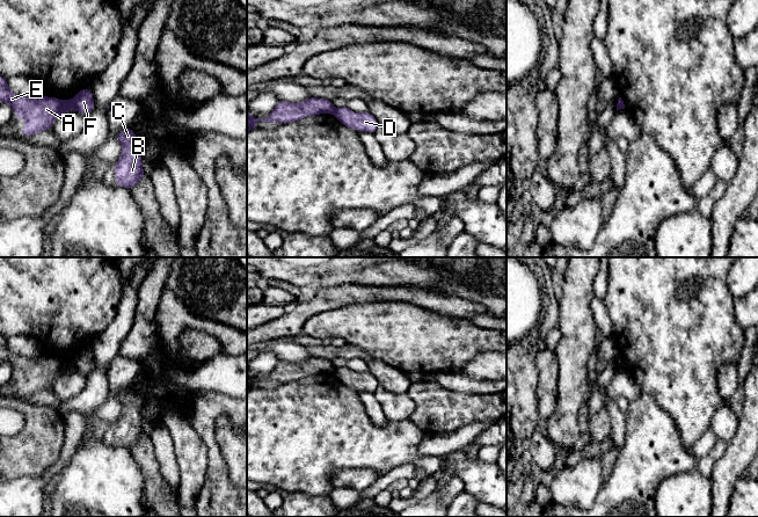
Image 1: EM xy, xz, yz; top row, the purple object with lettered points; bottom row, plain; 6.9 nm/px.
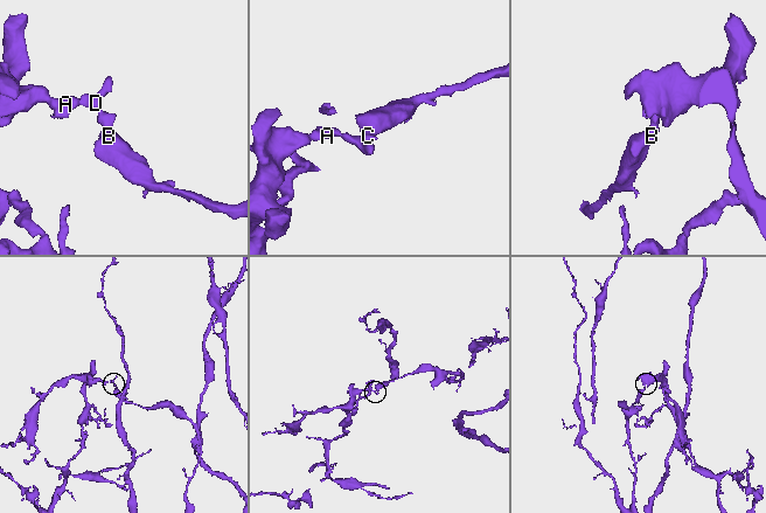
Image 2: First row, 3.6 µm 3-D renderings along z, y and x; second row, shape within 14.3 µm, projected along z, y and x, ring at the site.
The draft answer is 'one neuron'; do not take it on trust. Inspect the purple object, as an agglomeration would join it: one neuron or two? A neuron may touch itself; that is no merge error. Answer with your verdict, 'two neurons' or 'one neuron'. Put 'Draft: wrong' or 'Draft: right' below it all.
two neurons
Draft: wrong

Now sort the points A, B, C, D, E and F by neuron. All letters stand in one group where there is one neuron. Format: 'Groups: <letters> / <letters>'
Groups: A E / B C D F

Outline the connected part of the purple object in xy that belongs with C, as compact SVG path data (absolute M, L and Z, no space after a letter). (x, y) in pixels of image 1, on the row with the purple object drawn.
M131 128L118 132L117 140L122 145L122 154L115 165L116 185L132 189L145 177L139 151L139 141Z

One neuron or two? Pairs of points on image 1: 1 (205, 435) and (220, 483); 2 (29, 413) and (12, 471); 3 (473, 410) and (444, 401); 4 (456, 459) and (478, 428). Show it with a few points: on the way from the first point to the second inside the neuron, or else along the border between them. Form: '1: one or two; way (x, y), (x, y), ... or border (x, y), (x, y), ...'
1: one; way (212, 446), (217, 472)
2: one; way (30, 427), (30, 446), (20, 457)
3: one; way (466, 409), (451, 408)
4: two; border (461, 449), (449, 452), (443, 458)

